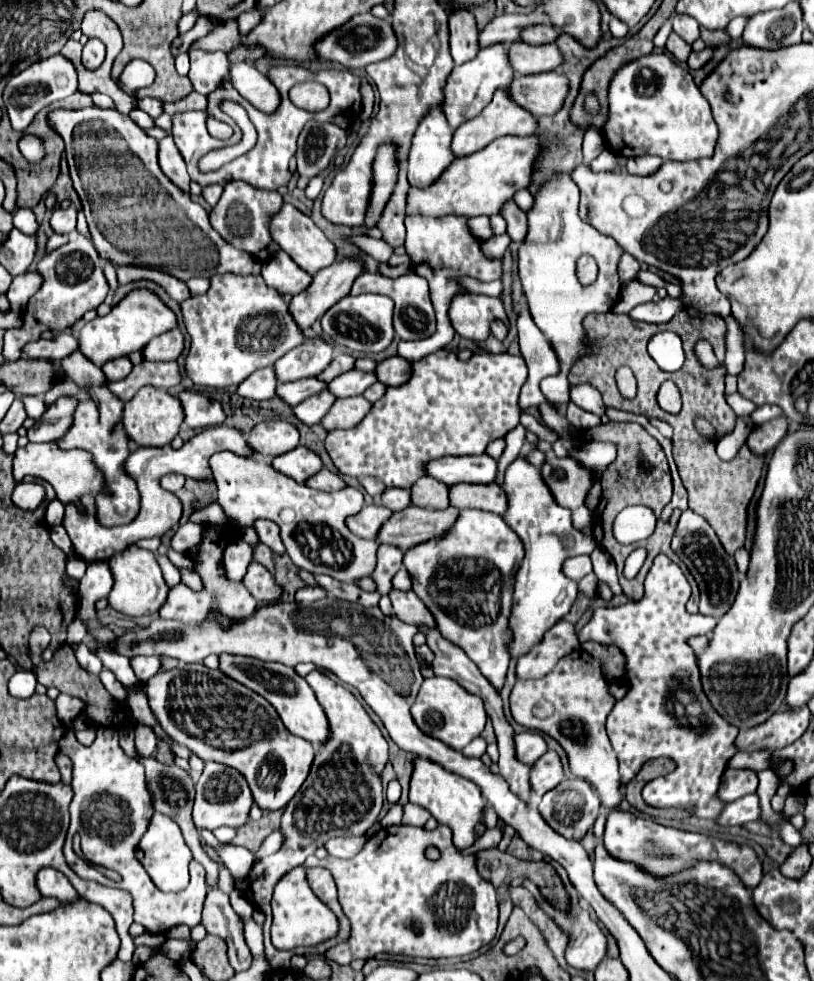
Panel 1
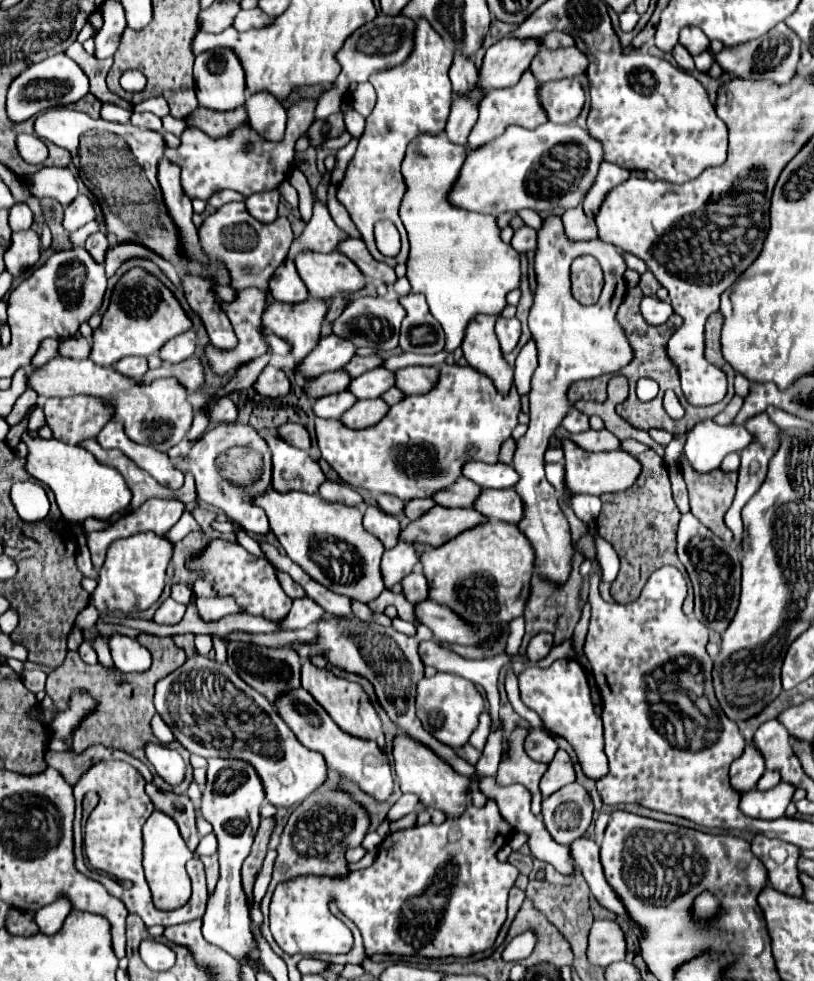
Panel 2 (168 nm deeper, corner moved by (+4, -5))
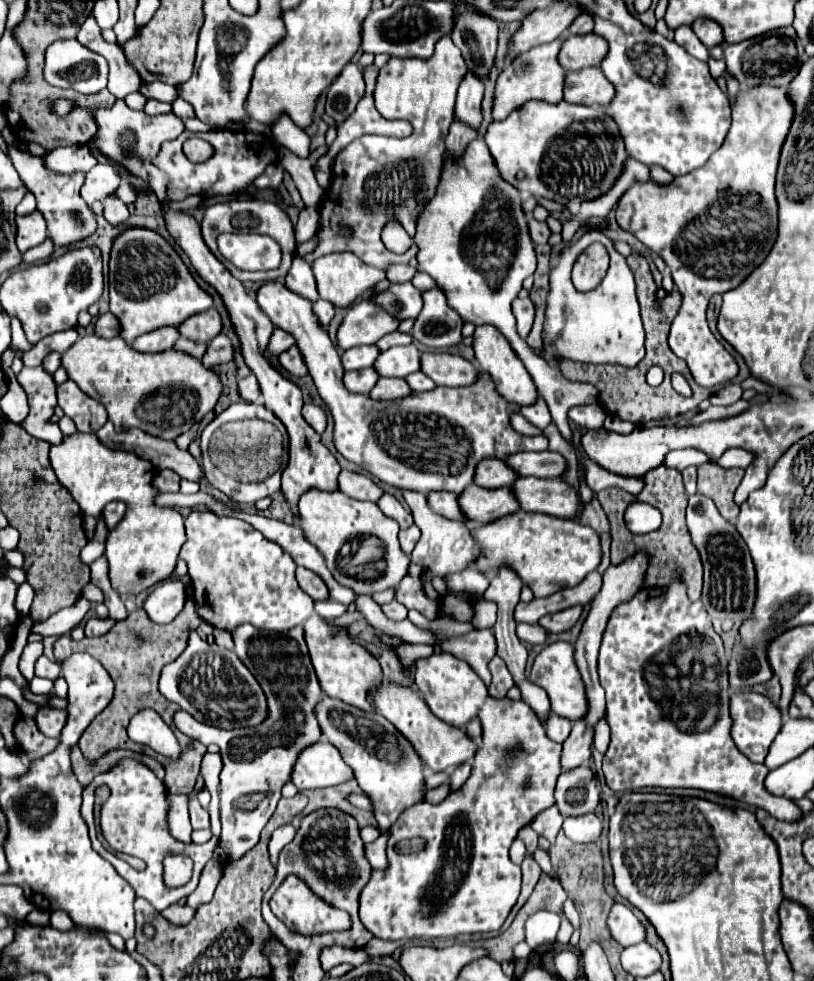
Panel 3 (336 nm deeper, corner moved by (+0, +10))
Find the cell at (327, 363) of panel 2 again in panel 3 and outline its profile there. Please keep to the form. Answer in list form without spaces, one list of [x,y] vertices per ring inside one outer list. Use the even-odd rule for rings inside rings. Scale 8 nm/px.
[[[389,281],[377,283],[369,295],[365,295],[357,305],[347,311],[337,333],[339,353],[357,345],[373,345],[387,333],[397,331],[401,321],[375,303],[375,297],[387,289]]]

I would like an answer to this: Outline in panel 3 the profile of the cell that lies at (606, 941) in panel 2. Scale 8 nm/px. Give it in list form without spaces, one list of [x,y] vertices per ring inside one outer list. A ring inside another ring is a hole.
[[[615,903],[615,905],[613,905],[607,923],[609,923],[611,935],[613,935],[615,941],[619,941],[623,947],[641,943],[641,941],[645,941],[645,937],[647,937],[645,925],[633,915],[631,909],[629,909],[627,905],[623,905],[623,903]]]

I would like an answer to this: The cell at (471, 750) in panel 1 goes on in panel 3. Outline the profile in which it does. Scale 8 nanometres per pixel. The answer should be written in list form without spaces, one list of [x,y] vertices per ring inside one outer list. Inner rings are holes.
[[[495,655],[495,657],[491,659],[491,663],[489,663],[489,671],[491,671],[491,675],[493,675],[493,683],[491,683],[491,687],[489,687],[491,697],[499,697],[499,699],[505,697],[507,691],[513,687],[513,677],[511,677],[505,661],[503,661],[499,655]]]

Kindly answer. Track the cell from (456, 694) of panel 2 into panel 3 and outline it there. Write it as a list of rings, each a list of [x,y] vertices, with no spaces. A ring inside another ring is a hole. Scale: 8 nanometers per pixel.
[[[437,651],[431,657],[417,661],[415,685],[423,693],[423,699],[427,707],[433,711],[433,715],[455,727],[465,727],[487,699],[487,687],[479,679],[479,675],[465,661],[443,651]]]

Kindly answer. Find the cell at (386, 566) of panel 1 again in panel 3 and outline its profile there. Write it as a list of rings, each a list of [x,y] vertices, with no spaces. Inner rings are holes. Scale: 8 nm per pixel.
[[[411,525],[409,529],[403,529],[403,531],[399,533],[401,549],[403,549],[405,553],[411,553],[411,551],[413,551],[413,547],[415,547],[415,543],[419,541],[419,535],[421,535],[421,531],[419,531],[415,525]]]

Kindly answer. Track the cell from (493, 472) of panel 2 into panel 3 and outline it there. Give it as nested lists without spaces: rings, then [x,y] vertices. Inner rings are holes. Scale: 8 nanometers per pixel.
[[[527,451],[527,453],[515,453],[505,459],[509,465],[513,465],[515,471],[521,475],[533,475],[533,477],[563,477],[567,469],[567,461],[563,455],[553,451]]]

